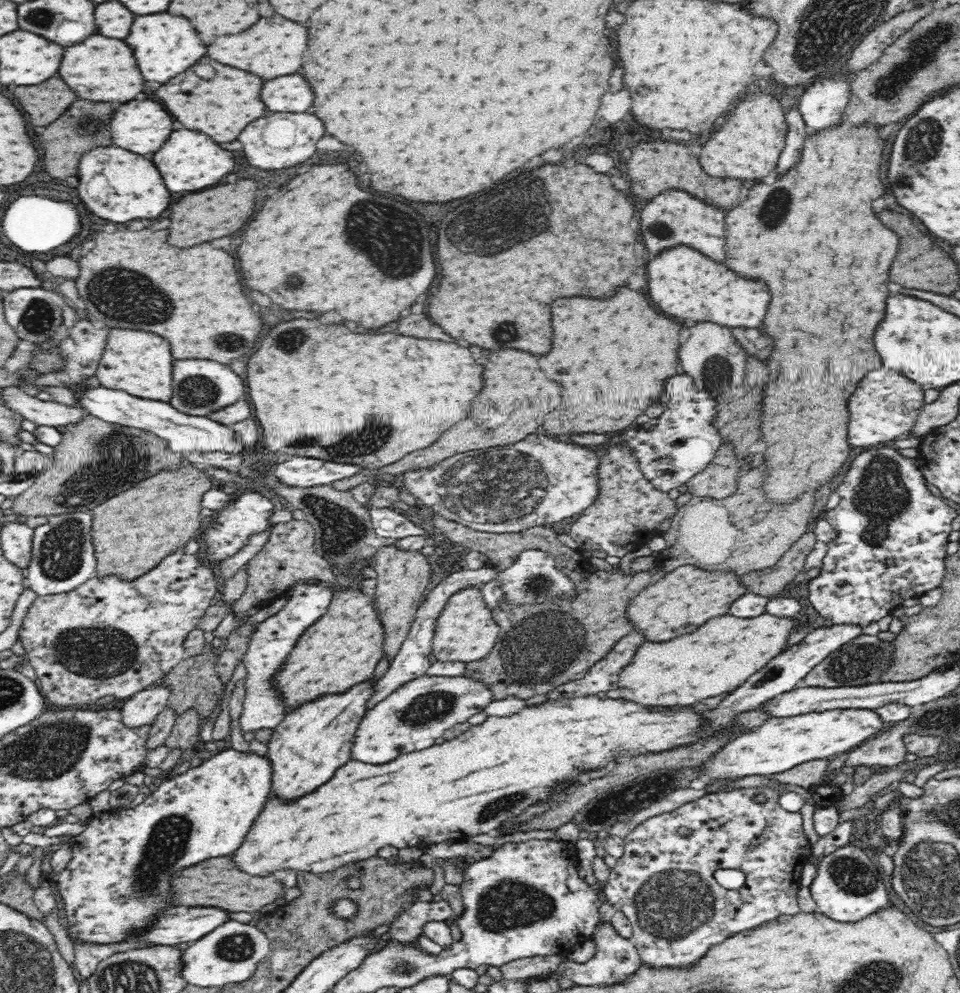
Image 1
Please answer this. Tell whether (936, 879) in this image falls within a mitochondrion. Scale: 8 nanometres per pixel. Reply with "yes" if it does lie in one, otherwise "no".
yes

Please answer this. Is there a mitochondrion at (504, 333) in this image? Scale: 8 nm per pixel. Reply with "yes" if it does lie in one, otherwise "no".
yes

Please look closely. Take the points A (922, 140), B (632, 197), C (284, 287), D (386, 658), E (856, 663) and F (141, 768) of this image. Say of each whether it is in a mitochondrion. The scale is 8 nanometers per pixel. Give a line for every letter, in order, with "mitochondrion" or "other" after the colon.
A: mitochondrion
B: other
C: mitochondrion
D: other
E: mitochondrion
F: other

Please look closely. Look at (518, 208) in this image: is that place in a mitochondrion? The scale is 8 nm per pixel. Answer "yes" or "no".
yes

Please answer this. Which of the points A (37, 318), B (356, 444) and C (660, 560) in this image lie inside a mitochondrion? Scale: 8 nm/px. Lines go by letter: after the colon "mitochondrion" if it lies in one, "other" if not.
A: mitochondrion
B: mitochondrion
C: other

